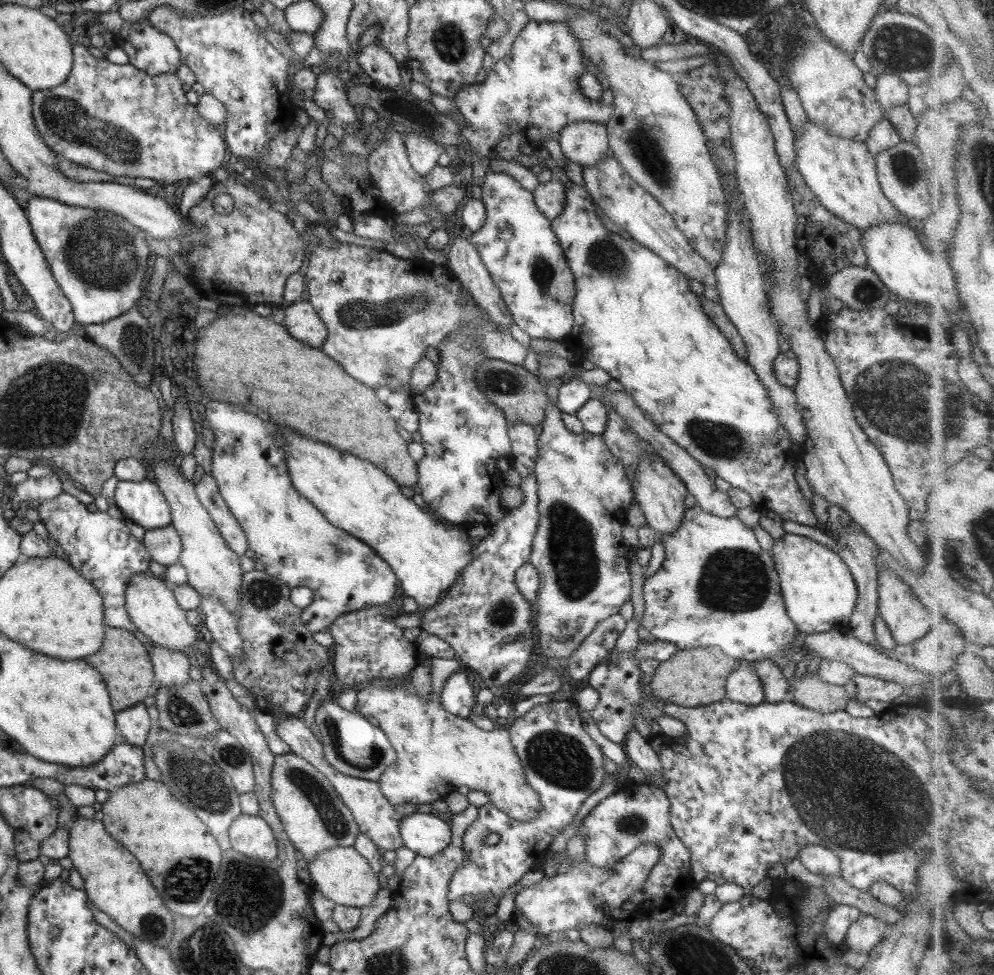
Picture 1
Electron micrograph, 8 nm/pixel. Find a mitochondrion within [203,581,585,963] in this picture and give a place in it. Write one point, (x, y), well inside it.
(234, 872)

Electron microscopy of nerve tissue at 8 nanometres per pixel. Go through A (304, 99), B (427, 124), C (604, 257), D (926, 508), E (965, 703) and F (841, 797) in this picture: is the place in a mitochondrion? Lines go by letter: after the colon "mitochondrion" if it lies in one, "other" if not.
A: other
B: mitochondrion
C: mitochondrion
D: other
E: other
F: mitochondrion

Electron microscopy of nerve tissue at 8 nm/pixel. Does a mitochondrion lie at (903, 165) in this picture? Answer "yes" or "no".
yes

